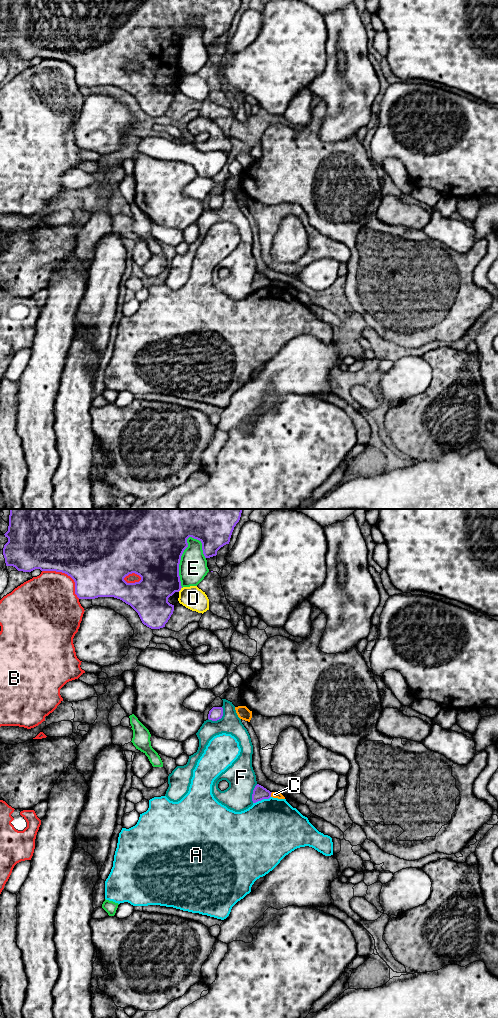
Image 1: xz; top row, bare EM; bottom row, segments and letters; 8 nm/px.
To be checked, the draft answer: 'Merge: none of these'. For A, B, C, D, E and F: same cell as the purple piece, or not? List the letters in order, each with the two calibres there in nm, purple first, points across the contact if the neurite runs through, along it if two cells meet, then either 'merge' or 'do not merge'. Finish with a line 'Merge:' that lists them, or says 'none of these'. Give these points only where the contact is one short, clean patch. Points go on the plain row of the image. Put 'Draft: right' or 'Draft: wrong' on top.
Draft: right
A: 110/480 nm | do not merge
B: 500/420 nm | do not merge
C: 110/50 nm | along xz (272, 280), (270, 284) | do not merge
D: 320/190 nm | do not merge
E: 500/220 nm | do not merge
F: 110/170 nm | do not merge
Merge: none of these

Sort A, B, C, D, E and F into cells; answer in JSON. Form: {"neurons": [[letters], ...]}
{"neurons": [["A"], ["B"], ["C"], ["D"], ["E"], ["F"]]}

